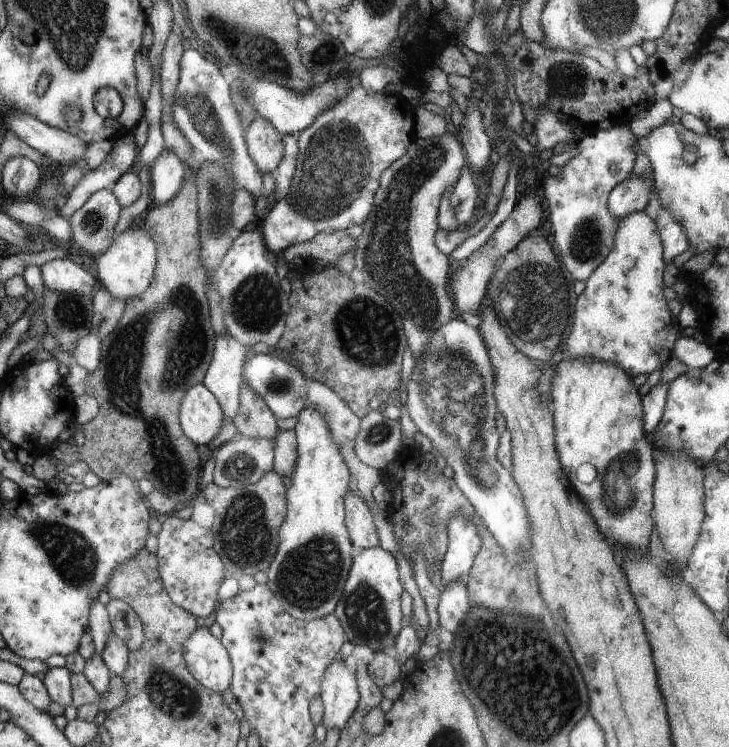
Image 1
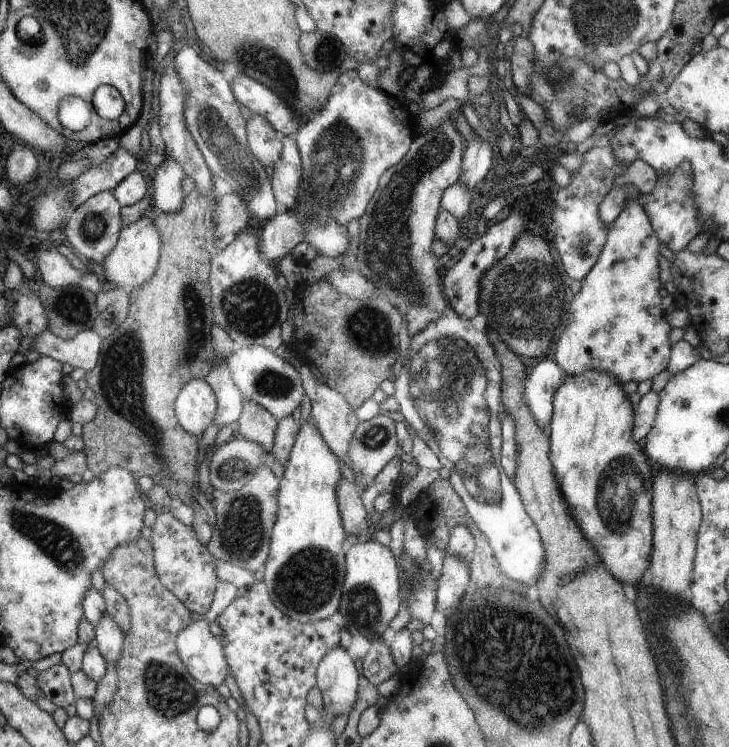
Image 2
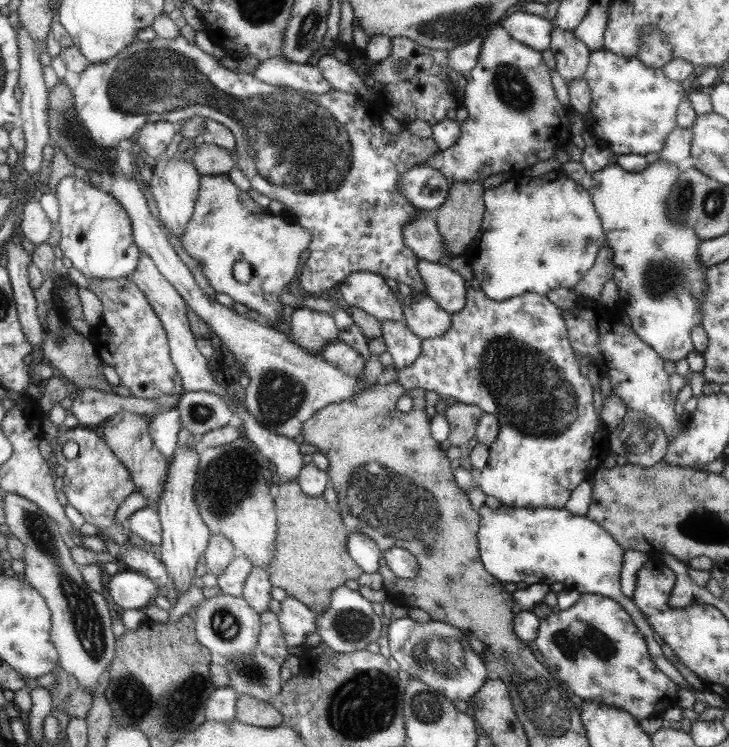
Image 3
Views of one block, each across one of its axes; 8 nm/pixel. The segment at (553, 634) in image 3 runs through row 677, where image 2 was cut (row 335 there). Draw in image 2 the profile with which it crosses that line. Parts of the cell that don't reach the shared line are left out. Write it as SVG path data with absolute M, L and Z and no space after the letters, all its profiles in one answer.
M632 200L628 206L620 213L620 216L610 223L609 228L609 240L605 244L605 248L602 251L601 258L598 259L596 266L592 268L586 278L581 280L582 287L577 294L571 294L571 303L567 307L568 320L566 328L560 330L558 337L558 344L554 345L554 352L548 357L565 369L565 373L568 376L576 376L576 374L582 374L582 372L590 372L592 370L602 370L602 372L610 372L610 376L614 376L614 380L618 380L621 384L627 382L642 382L648 380L648 378L654 378L657 374L660 374L666 366L668 366L668 358L670 358L670 342L668 342L668 332L670 332L670 326L662 314L662 308L660 308L660 280L658 280L658 260L660 260L660 252L658 252L658 246L660 246L660 237L656 238L657 232L653 228L652 221L649 218L649 214L642 207L643 201Z

